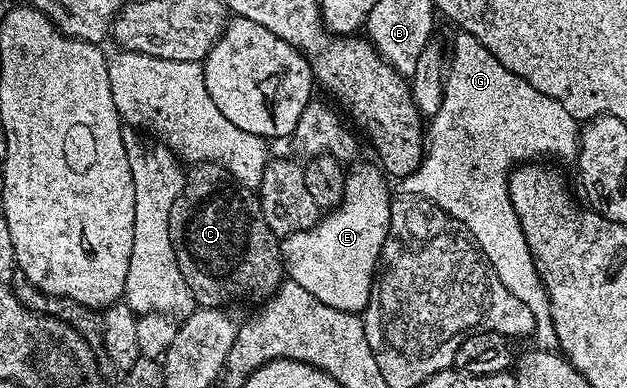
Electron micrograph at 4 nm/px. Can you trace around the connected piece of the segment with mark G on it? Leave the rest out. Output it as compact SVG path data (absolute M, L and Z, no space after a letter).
M472 34L456 35L443 76L441 108L425 130L425 156L414 172L402 179L402 193L440 206L468 230L493 264L501 284L533 312L534 347L556 351L559 340L547 289L539 278L525 232L521 232L507 180L517 164L547 160L543 158L574 159L579 153L581 126L557 100L509 72L481 40Z

